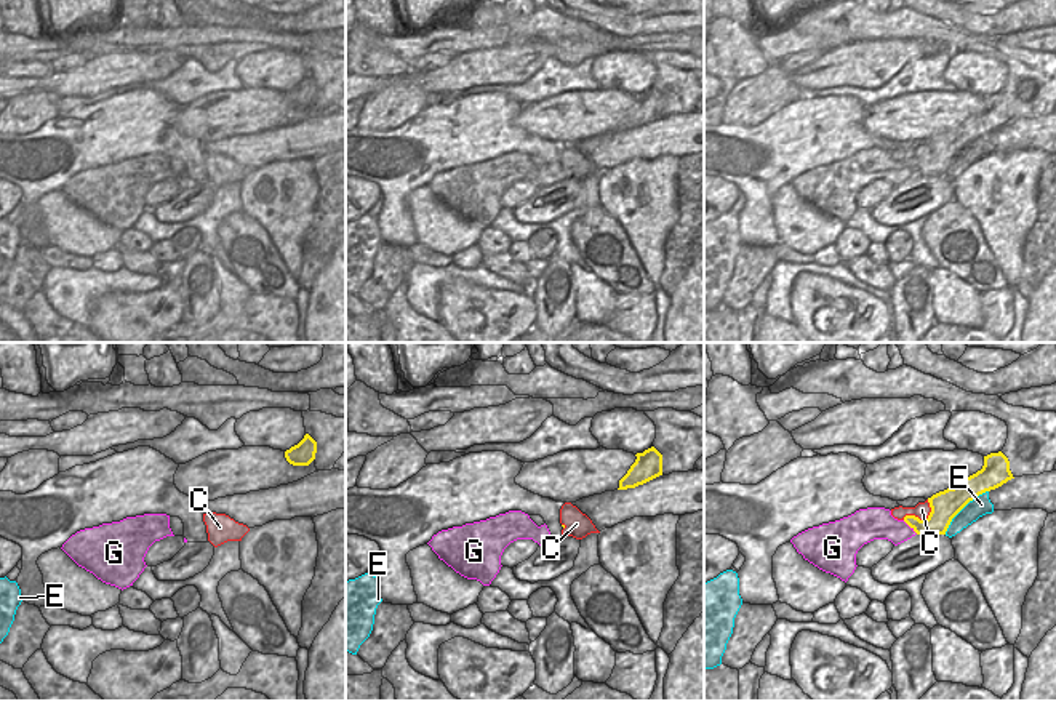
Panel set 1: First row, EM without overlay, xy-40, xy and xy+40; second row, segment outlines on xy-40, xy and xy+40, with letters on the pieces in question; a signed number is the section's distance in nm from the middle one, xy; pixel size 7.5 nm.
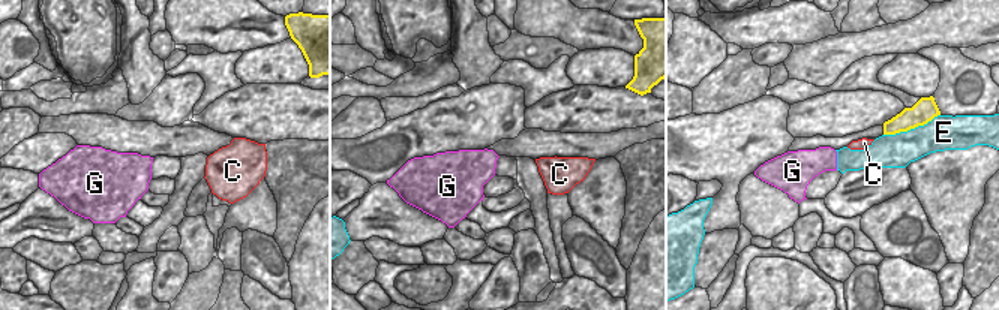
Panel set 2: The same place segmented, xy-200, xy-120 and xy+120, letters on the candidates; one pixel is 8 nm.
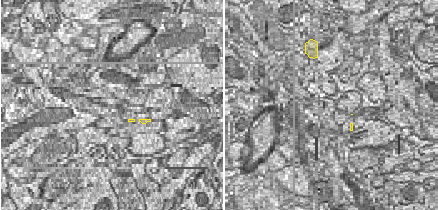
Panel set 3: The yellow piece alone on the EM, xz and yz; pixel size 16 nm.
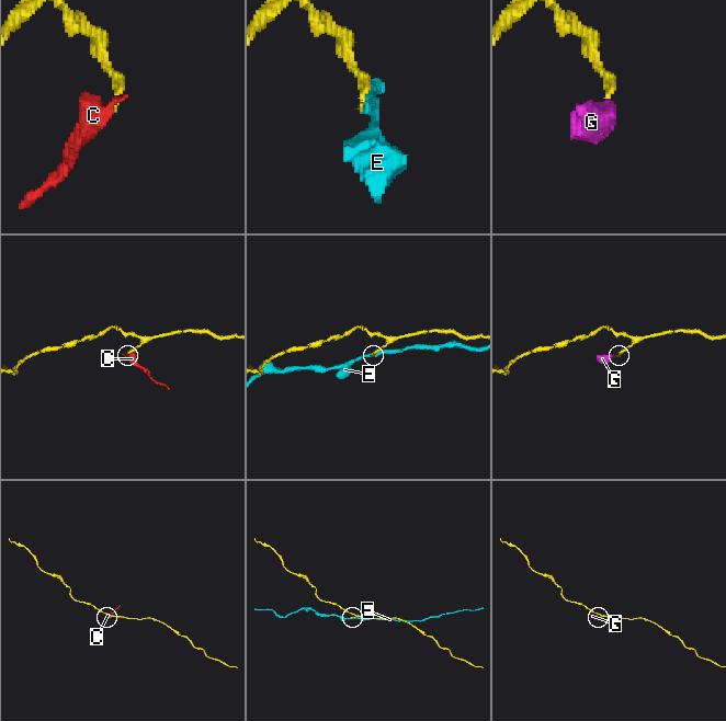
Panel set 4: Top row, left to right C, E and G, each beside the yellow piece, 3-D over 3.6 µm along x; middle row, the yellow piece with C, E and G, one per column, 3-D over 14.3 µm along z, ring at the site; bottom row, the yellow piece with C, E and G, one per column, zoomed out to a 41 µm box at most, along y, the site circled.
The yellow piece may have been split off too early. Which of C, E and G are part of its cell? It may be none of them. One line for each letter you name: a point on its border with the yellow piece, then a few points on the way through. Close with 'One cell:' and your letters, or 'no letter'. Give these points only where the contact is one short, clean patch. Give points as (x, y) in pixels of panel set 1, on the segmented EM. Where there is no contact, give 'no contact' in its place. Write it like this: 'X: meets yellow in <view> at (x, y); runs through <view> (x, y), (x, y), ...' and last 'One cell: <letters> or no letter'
G: meets yellow in xy+40 at (911, 527); runs through xy+40 (941, 514), (927, 527), (911, 527), (885, 527), (879, 524)
One cell: G

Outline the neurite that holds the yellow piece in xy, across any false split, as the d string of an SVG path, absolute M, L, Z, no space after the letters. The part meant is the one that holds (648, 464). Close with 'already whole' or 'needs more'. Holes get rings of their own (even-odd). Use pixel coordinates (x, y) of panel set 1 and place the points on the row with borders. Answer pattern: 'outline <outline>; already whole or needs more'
outline M654 447L645 450L643 453L637 453L635 456L635 463L619 480L618 490L635 488L662 475L662 455Z; already whole

